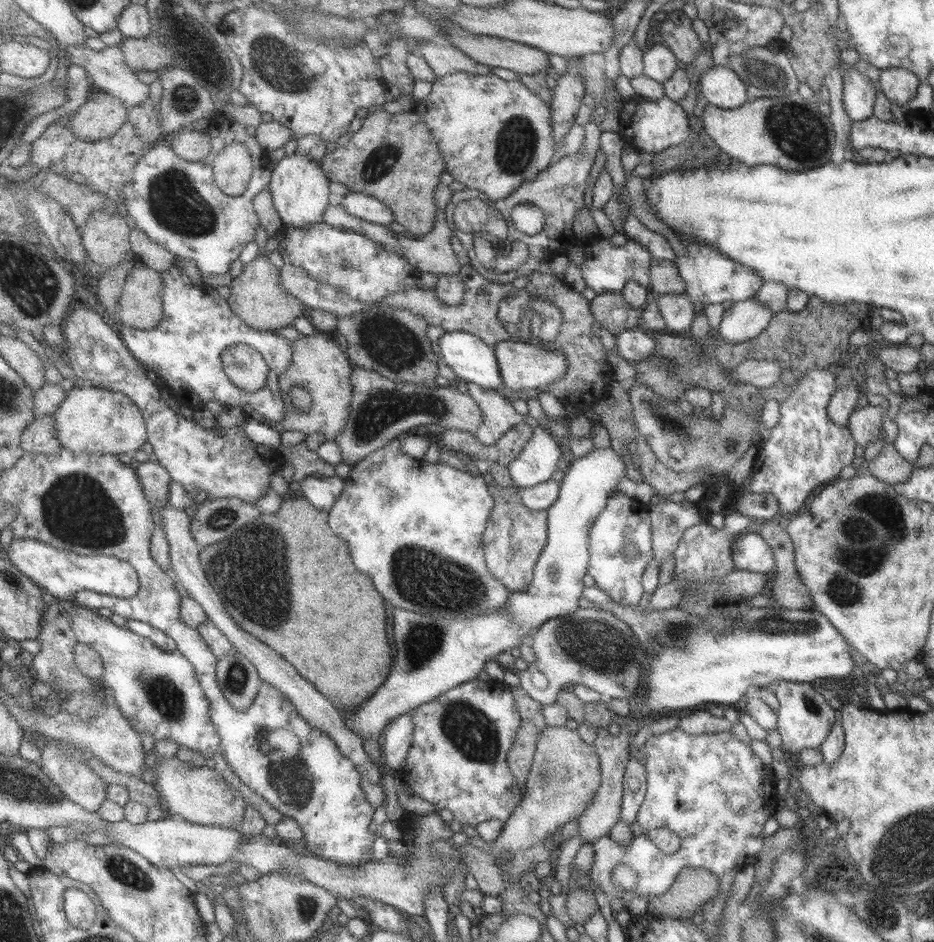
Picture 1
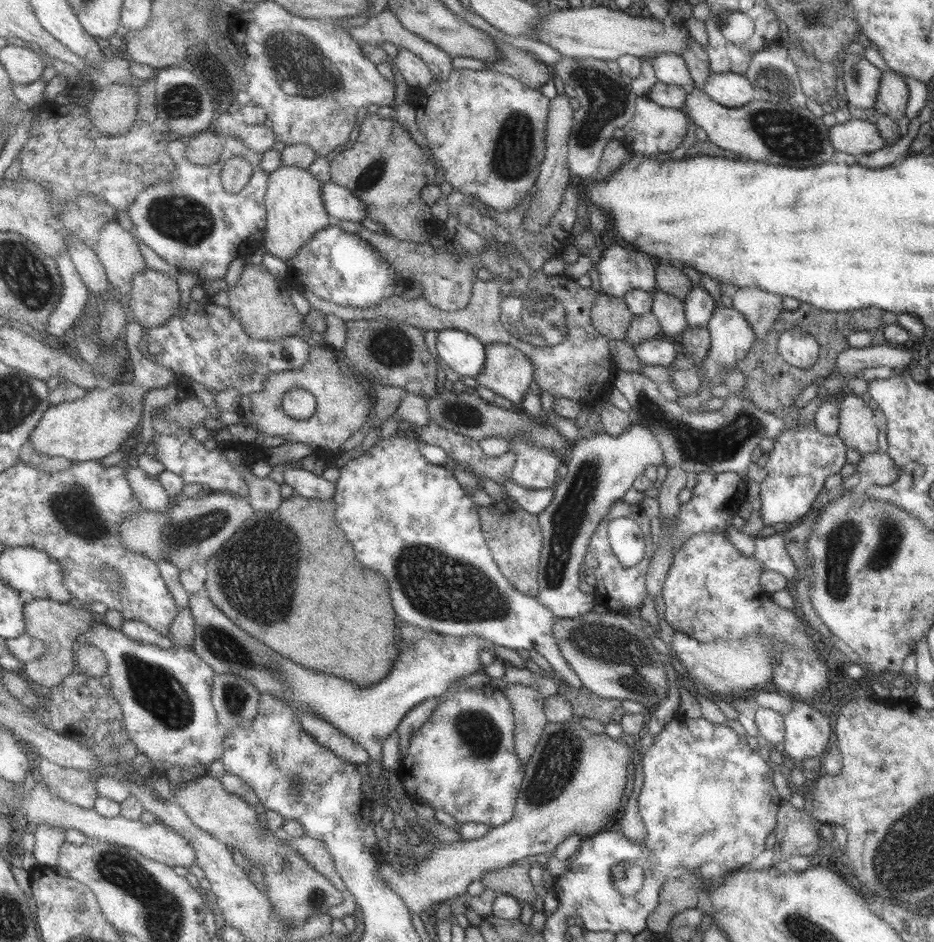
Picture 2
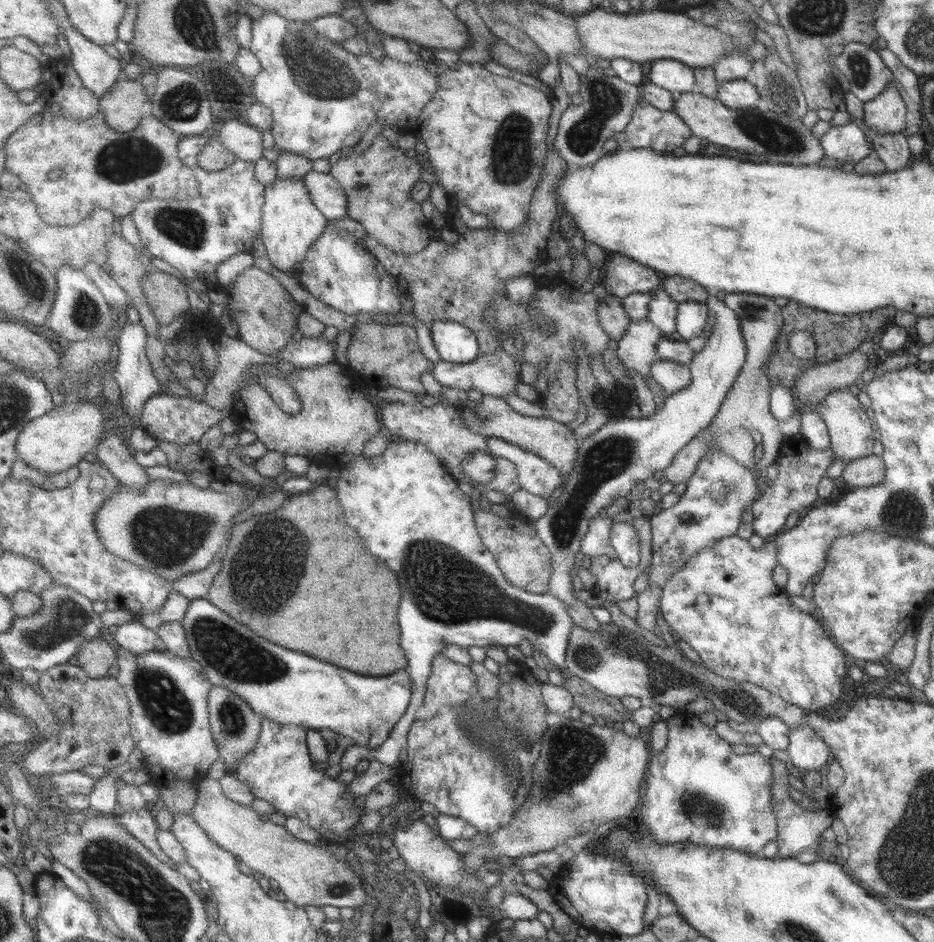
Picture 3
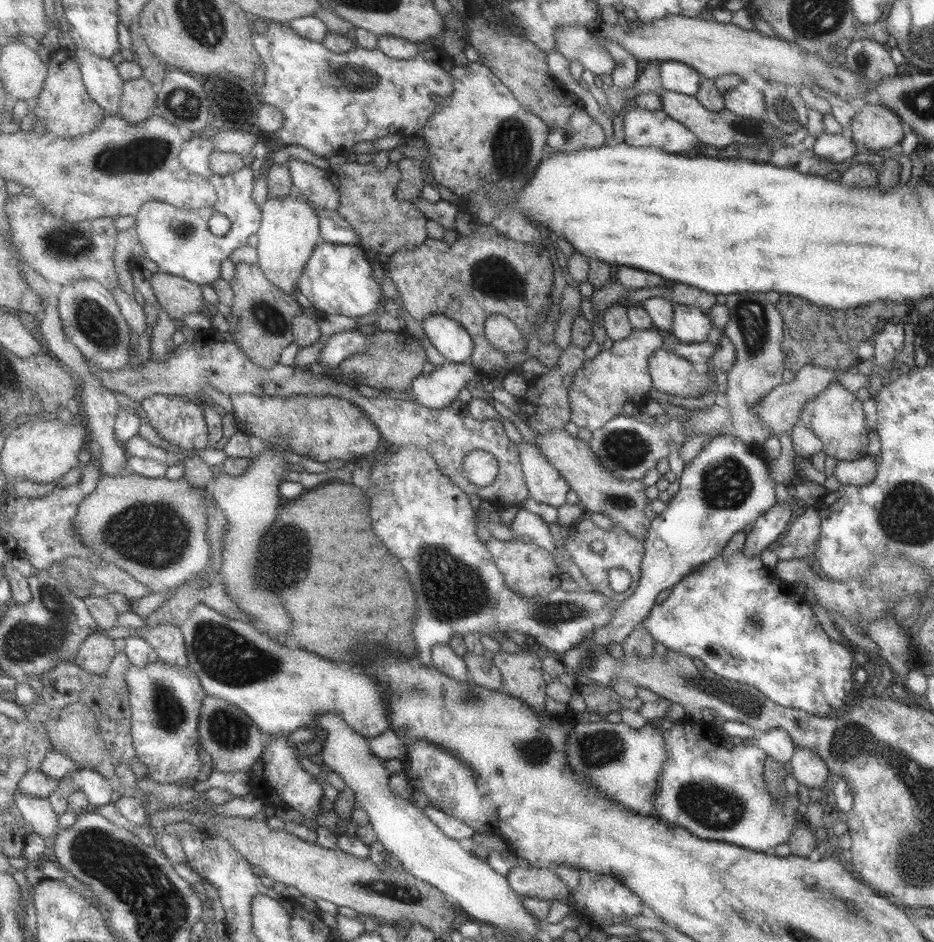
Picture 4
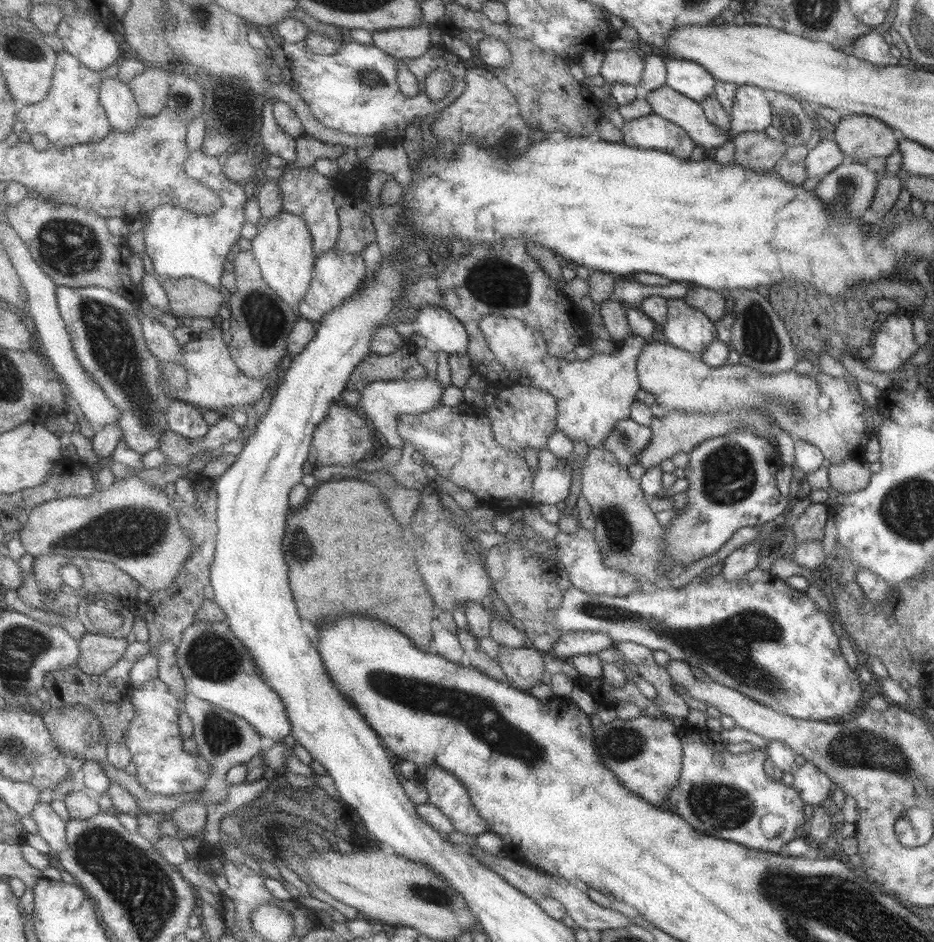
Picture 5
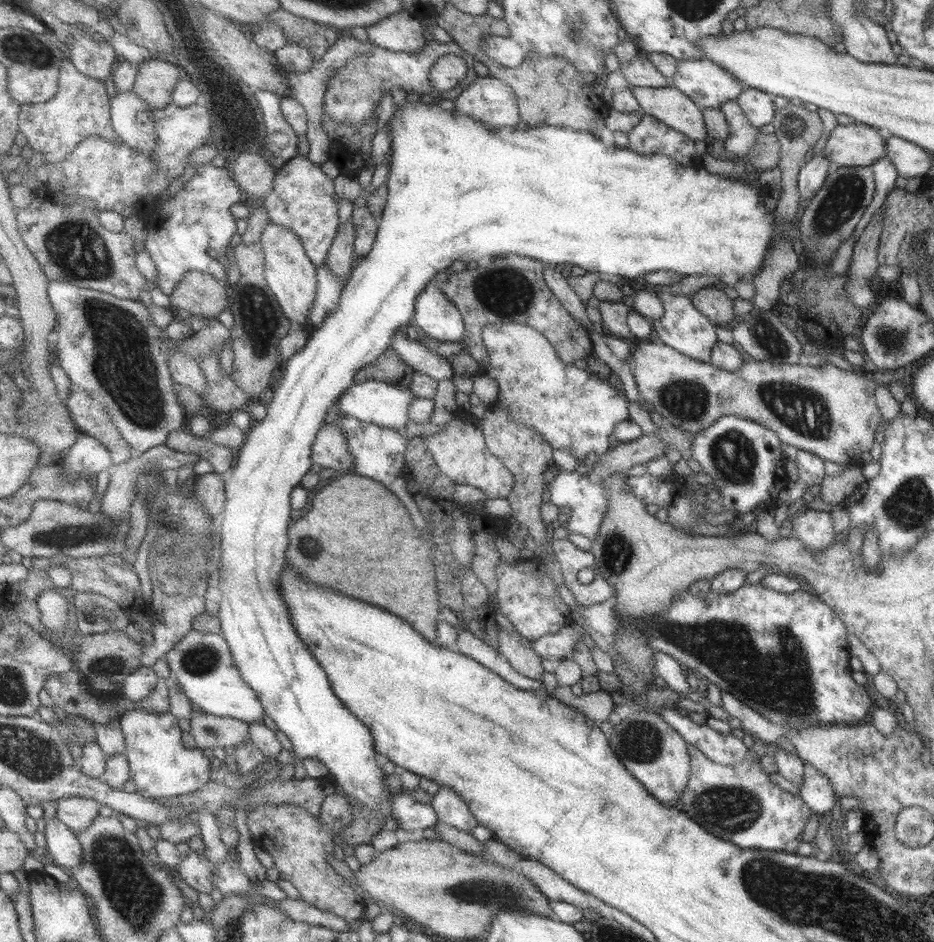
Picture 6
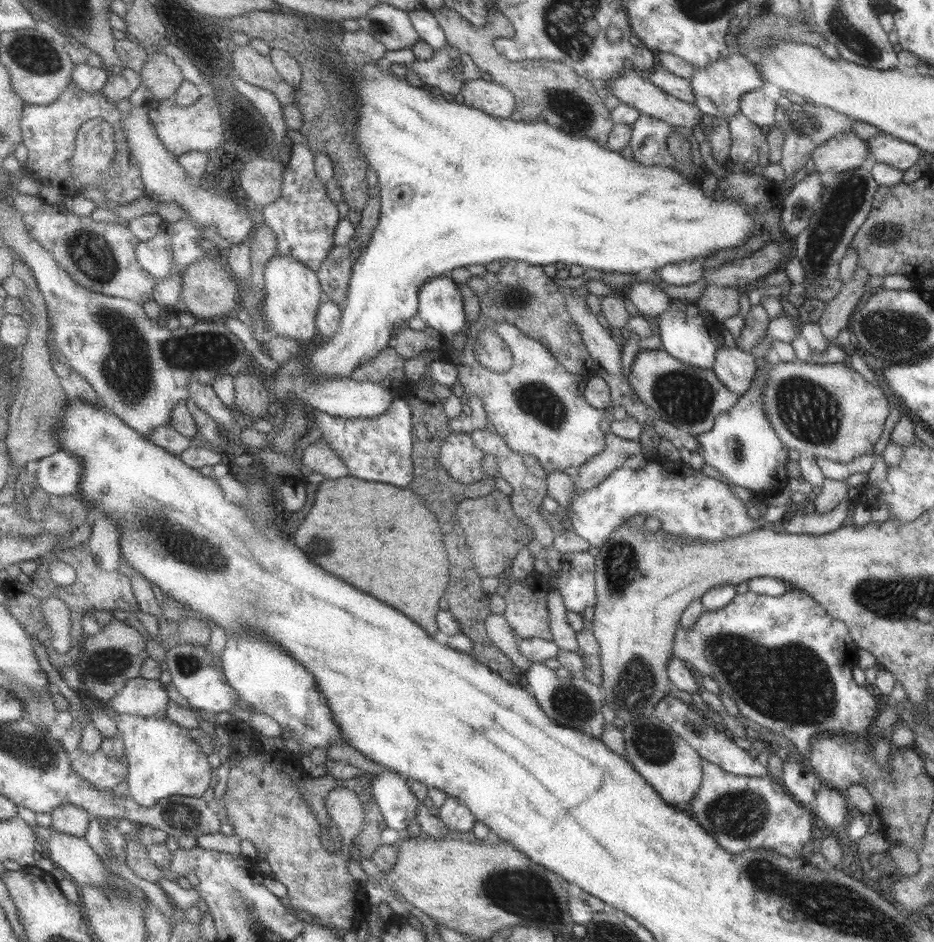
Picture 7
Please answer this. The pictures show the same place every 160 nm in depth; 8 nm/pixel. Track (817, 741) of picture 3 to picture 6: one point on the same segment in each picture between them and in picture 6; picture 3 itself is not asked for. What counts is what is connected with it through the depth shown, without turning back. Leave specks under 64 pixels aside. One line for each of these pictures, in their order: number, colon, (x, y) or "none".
4: (805, 767)
5: (812, 787)
6: (816, 792)

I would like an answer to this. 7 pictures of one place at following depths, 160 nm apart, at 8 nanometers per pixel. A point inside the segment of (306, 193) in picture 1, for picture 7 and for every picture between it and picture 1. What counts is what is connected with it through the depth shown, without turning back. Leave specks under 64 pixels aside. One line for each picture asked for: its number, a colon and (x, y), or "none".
2: (296, 206)
3: (292, 222)
4: (291, 229)
5: (285, 248)
6: (292, 275)
7: (295, 292)

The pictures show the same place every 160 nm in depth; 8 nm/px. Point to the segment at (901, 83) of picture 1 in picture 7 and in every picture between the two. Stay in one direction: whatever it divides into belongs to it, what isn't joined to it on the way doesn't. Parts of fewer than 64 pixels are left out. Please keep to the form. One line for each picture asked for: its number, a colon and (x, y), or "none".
2: (892, 94)
3: (885, 114)
4: (873, 127)
5: (863, 137)
6: (856, 144)
7: (845, 151)

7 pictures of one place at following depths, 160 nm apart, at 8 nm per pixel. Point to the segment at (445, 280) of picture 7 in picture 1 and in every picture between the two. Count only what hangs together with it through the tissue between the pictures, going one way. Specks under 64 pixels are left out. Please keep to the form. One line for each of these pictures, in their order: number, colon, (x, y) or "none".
1: (470, 357)
2: (464, 352)
3: (457, 343)
4: (453, 340)
5: (438, 324)
6: (436, 315)

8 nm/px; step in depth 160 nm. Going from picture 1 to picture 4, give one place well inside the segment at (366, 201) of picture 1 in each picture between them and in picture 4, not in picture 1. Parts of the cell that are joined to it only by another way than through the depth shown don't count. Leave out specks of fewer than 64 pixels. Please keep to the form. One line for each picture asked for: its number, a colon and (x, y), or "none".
2: (340, 202)
3: (328, 194)
4: (319, 186)

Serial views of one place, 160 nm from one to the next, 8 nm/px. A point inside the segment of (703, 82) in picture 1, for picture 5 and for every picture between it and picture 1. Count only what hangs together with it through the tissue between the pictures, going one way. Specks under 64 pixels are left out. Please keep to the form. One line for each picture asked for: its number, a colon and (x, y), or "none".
2: (728, 89)
3: (735, 94)
4: (743, 100)
5: (751, 111)

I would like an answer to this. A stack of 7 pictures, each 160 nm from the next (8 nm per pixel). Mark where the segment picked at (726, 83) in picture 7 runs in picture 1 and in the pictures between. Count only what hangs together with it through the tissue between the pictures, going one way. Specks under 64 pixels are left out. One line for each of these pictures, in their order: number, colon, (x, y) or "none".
1: (658, 61)
2: (670, 69)
3: (674, 76)
4: (676, 76)
5: (690, 79)
6: (703, 81)

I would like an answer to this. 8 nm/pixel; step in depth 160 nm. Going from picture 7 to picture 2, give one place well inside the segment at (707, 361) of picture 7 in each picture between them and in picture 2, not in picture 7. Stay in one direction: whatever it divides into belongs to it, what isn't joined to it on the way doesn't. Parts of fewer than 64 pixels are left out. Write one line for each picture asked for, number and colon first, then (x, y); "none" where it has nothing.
2: (698, 305)
3: (691, 316)
4: (689, 325)
5: (685, 328)
6: (681, 326)

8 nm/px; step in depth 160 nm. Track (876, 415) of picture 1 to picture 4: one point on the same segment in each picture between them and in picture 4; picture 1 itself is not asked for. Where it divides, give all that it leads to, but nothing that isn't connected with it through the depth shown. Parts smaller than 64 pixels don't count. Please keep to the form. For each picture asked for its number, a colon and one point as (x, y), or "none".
2: (856, 428)
3: (849, 425)
4: (835, 417)

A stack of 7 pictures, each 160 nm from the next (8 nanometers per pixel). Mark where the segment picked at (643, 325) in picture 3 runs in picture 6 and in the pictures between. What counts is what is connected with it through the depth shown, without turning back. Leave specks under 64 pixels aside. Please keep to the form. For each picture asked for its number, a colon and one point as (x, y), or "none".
4: (615, 381)
5: (593, 394)
6: (573, 410)

